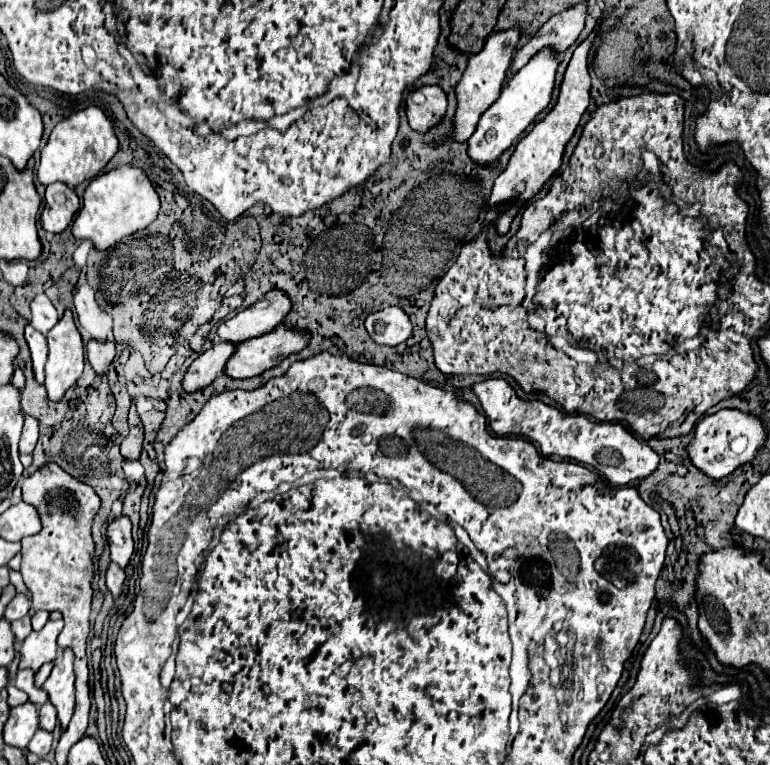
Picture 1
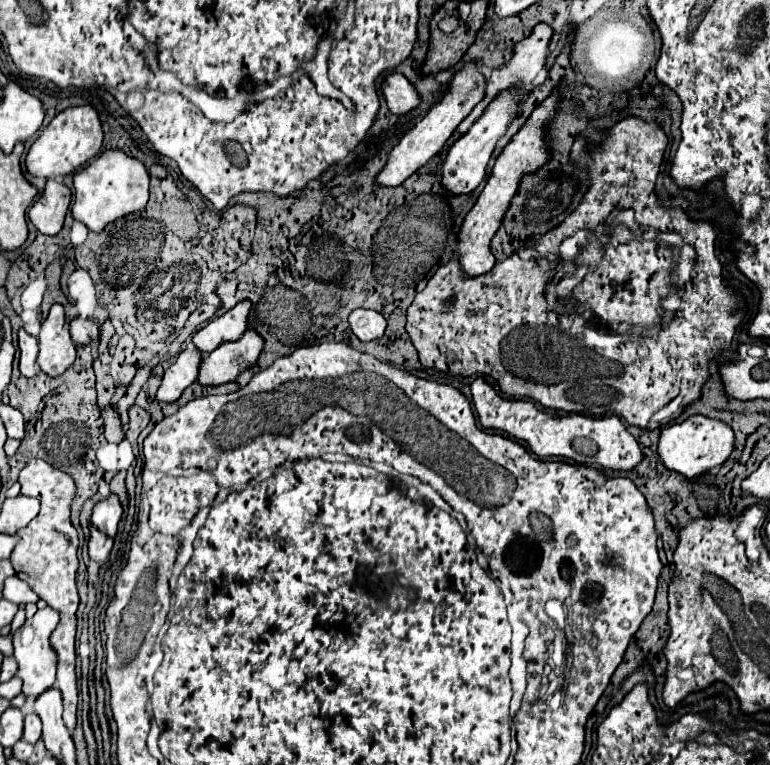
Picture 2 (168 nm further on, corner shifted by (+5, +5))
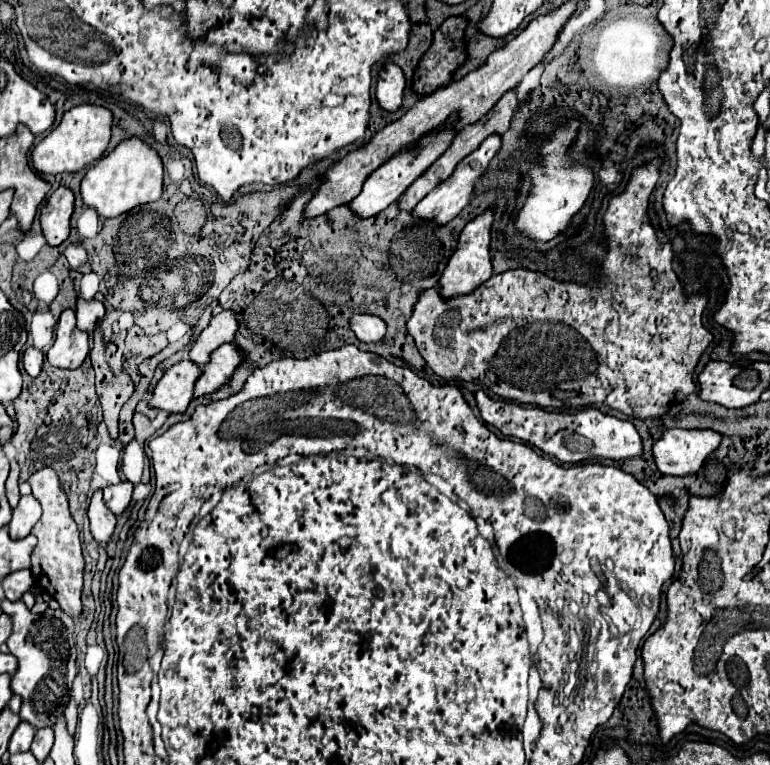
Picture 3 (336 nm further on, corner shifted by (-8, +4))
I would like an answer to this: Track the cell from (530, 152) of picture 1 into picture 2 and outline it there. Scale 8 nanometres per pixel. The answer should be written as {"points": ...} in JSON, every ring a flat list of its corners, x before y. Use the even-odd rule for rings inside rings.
{"points":[[553,92,541,106,537,106,537,110,529,116,527,124,515,134,515,138,505,146,505,150,495,160,495,166,491,170,491,176,487,178,487,184,485,184,483,192,479,194,479,198,477,198,475,206,469,210,469,214,463,218,461,230,457,234,457,242,459,244,455,248,455,256,457,256,459,266,461,266,465,276,473,278,473,276,489,272,495,266,495,258,493,258,493,254,489,250,489,242,491,242,493,234,497,232,497,228,501,226,503,214,507,212,513,194,517,192,519,178,523,178,527,172,535,172,549,158,549,154,545,150,543,132,545,132,545,124,555,116,557,102,559,102,559,92]]}

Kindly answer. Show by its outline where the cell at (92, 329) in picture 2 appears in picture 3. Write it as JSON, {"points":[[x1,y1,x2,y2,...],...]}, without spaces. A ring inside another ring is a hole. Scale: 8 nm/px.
{"points":[[78,299,76,307,76,319,78,319,78,329,84,333,92,333,102,325,102,319,106,315,106,309,100,301,84,301]]}

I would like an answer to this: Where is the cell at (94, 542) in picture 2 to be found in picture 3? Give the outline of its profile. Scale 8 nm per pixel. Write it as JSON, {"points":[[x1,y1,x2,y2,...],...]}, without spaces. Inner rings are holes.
{"points":[[96,491,92,495,92,501,90,501,90,507,88,507,88,519,90,519,90,531,92,531,92,537,96,539,98,545,106,547,114,535,114,529,116,529,116,517,114,513,104,507,104,501,102,501,102,491]]}

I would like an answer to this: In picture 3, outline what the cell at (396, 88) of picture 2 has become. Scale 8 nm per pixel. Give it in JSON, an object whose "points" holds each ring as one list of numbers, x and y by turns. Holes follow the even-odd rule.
{"points":[[388,61,380,75,376,85,376,99,382,109,386,111,398,111,404,101,404,89,406,89,406,77,398,65]]}

